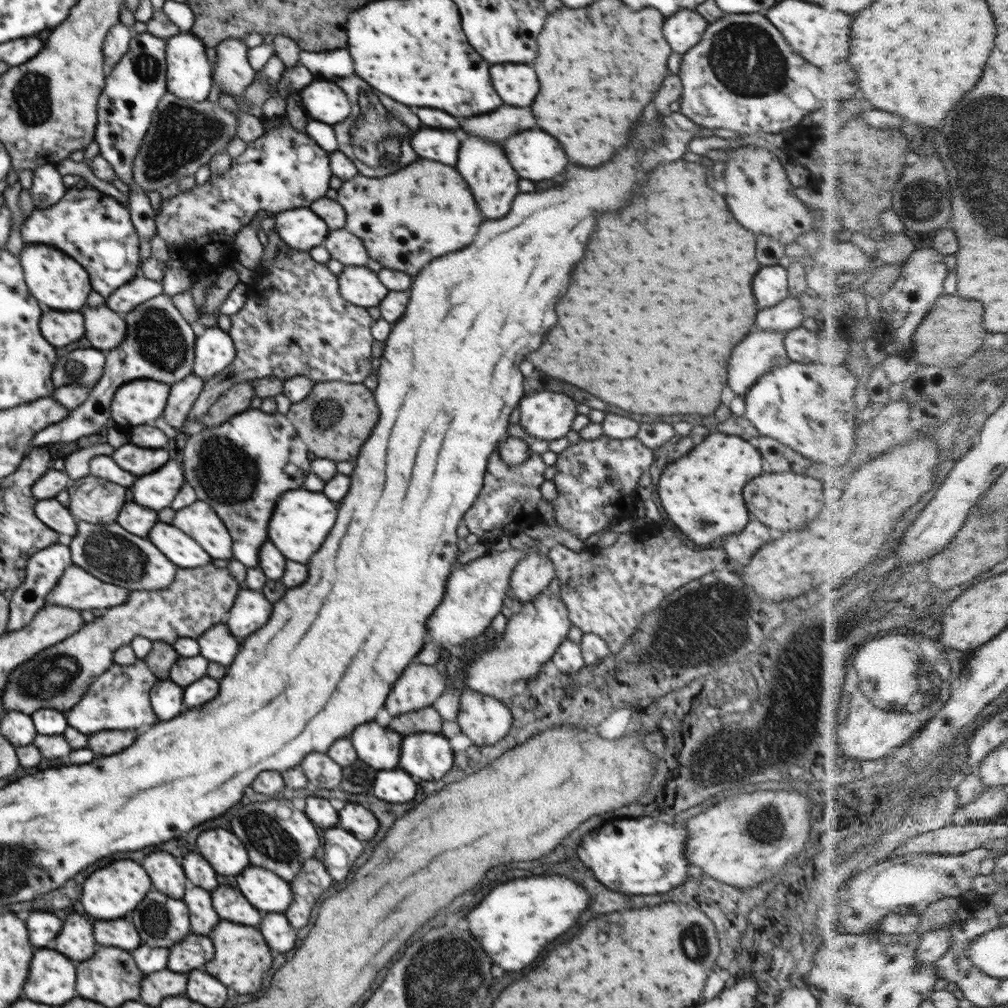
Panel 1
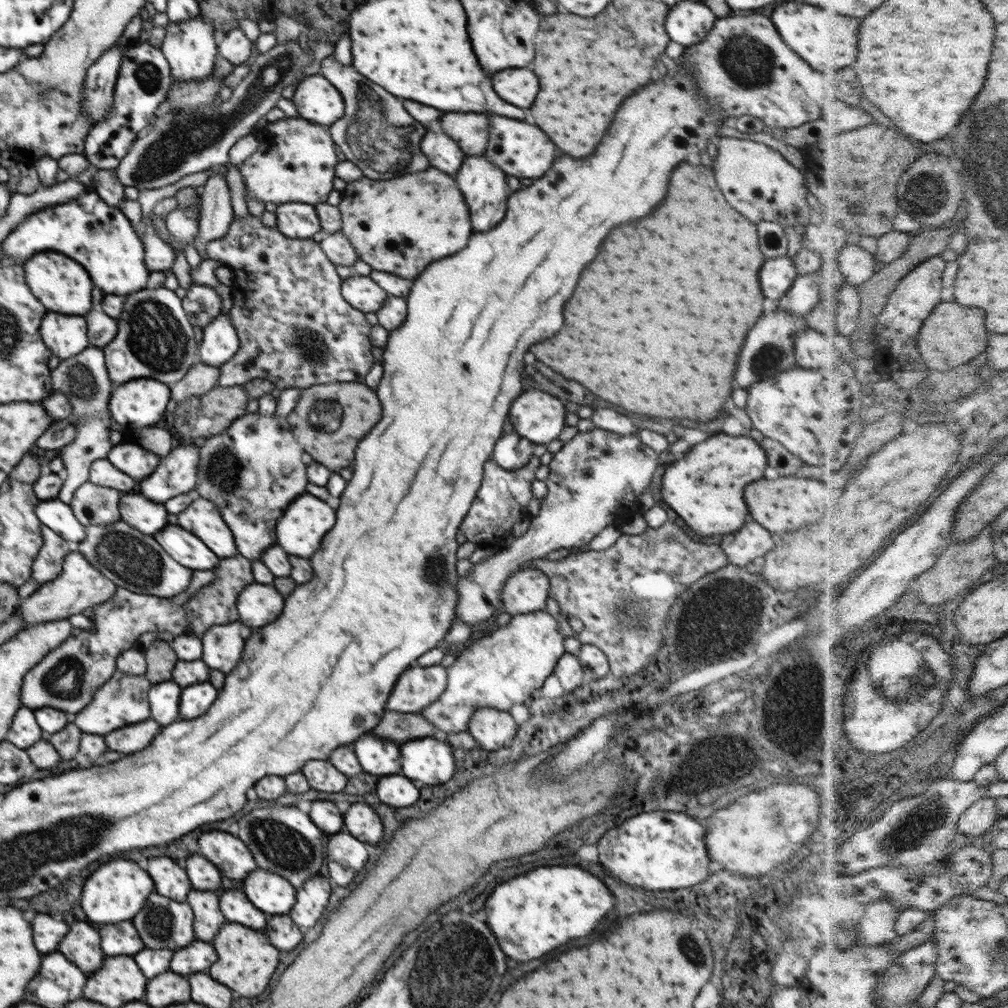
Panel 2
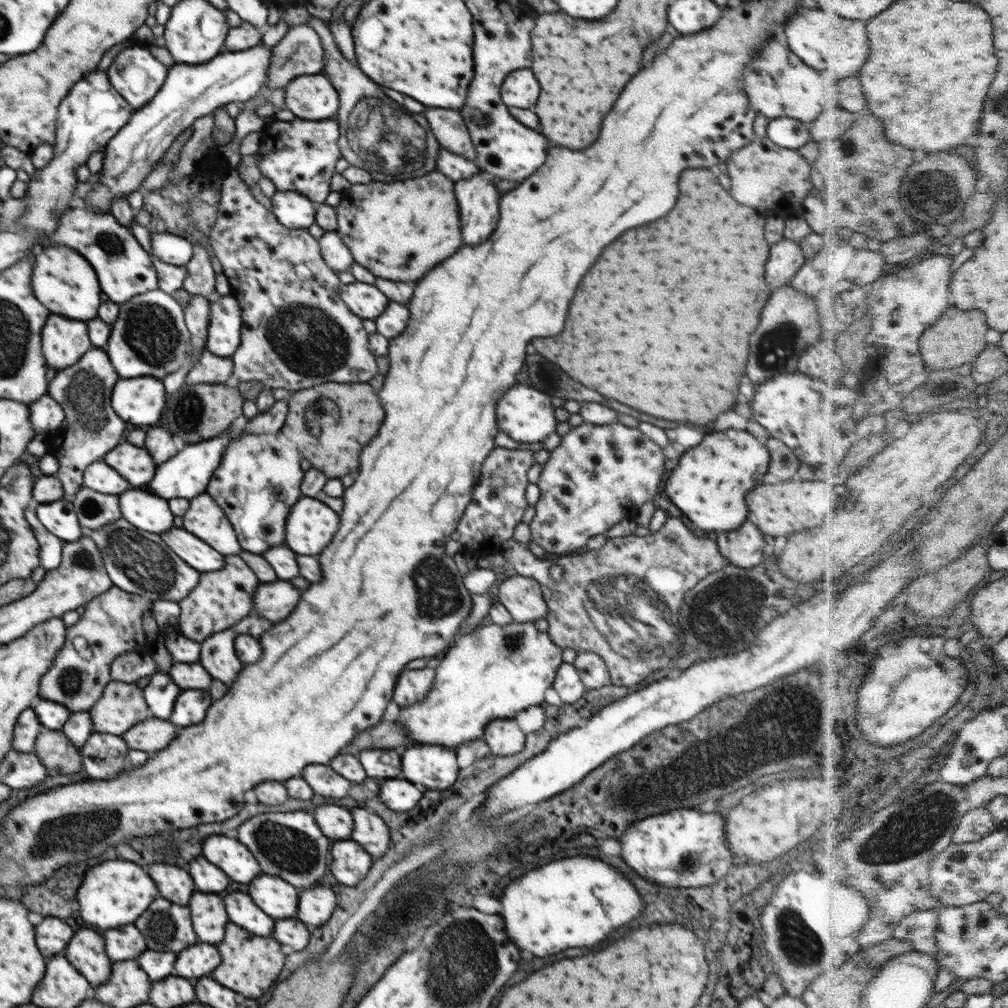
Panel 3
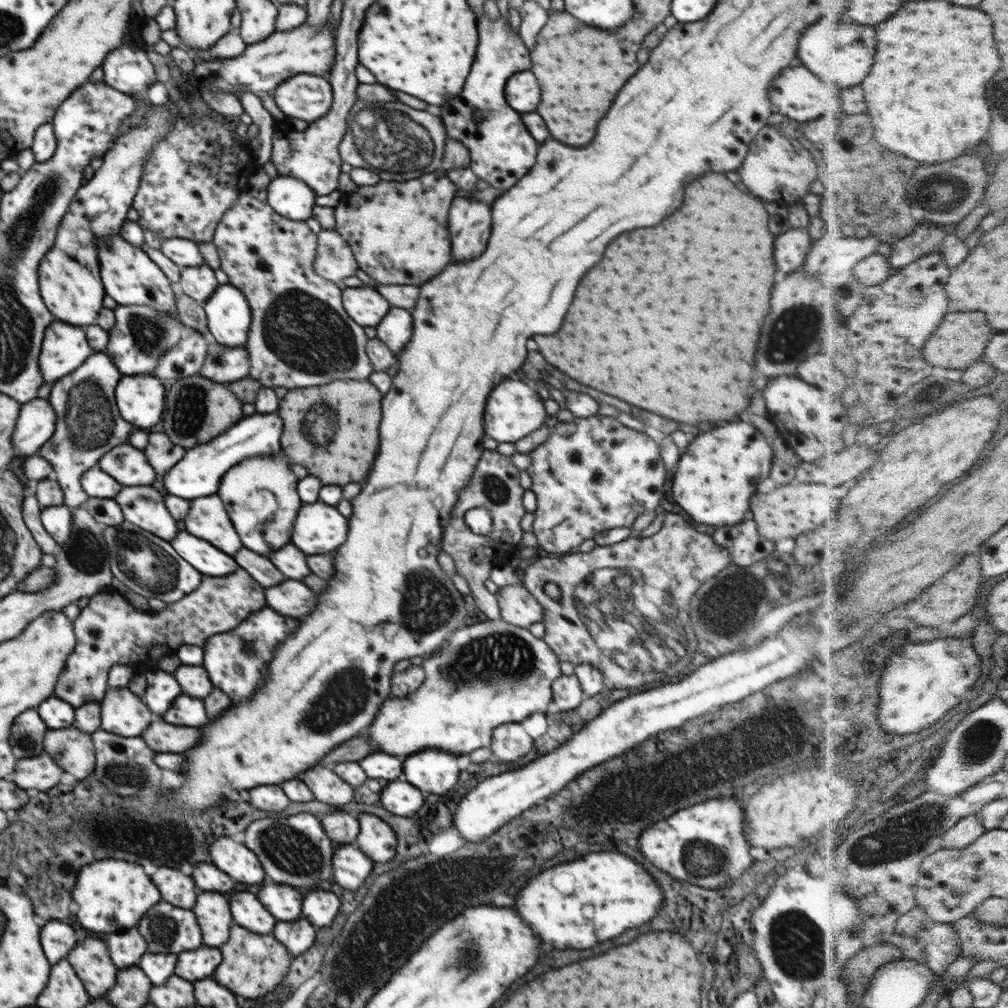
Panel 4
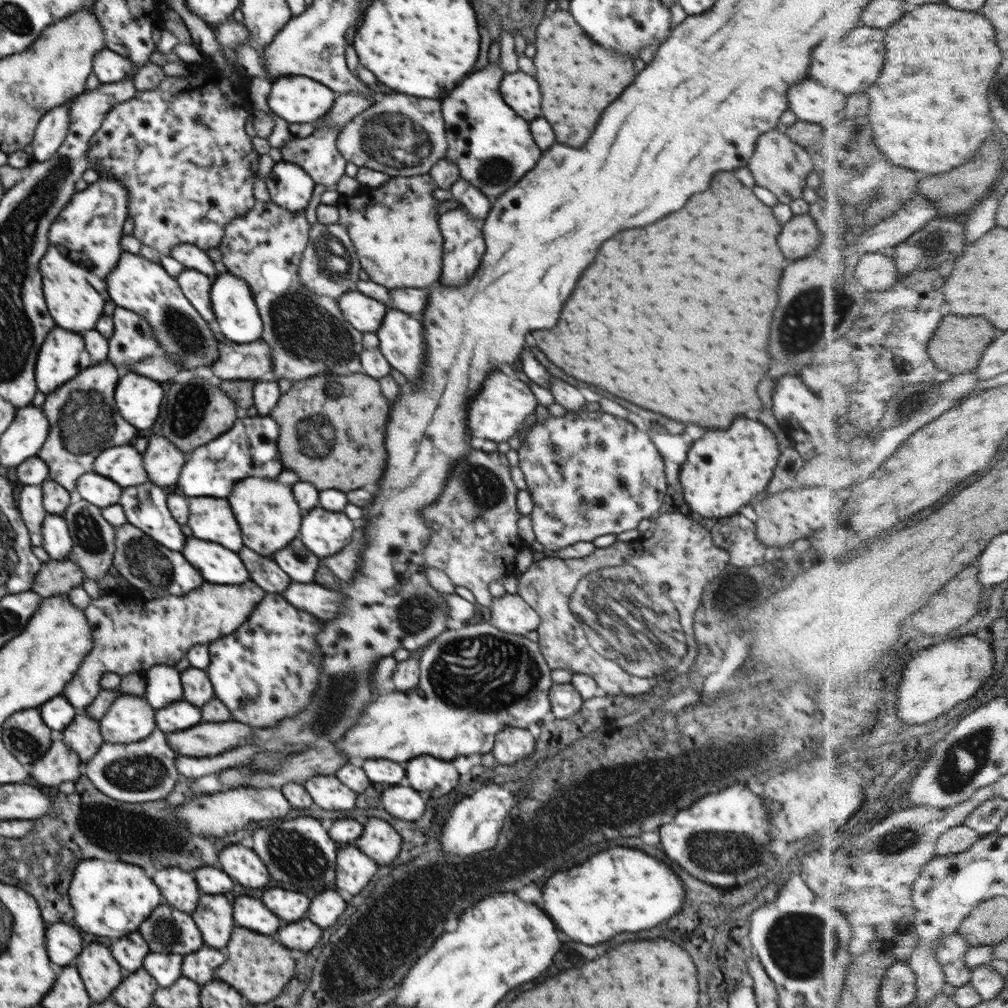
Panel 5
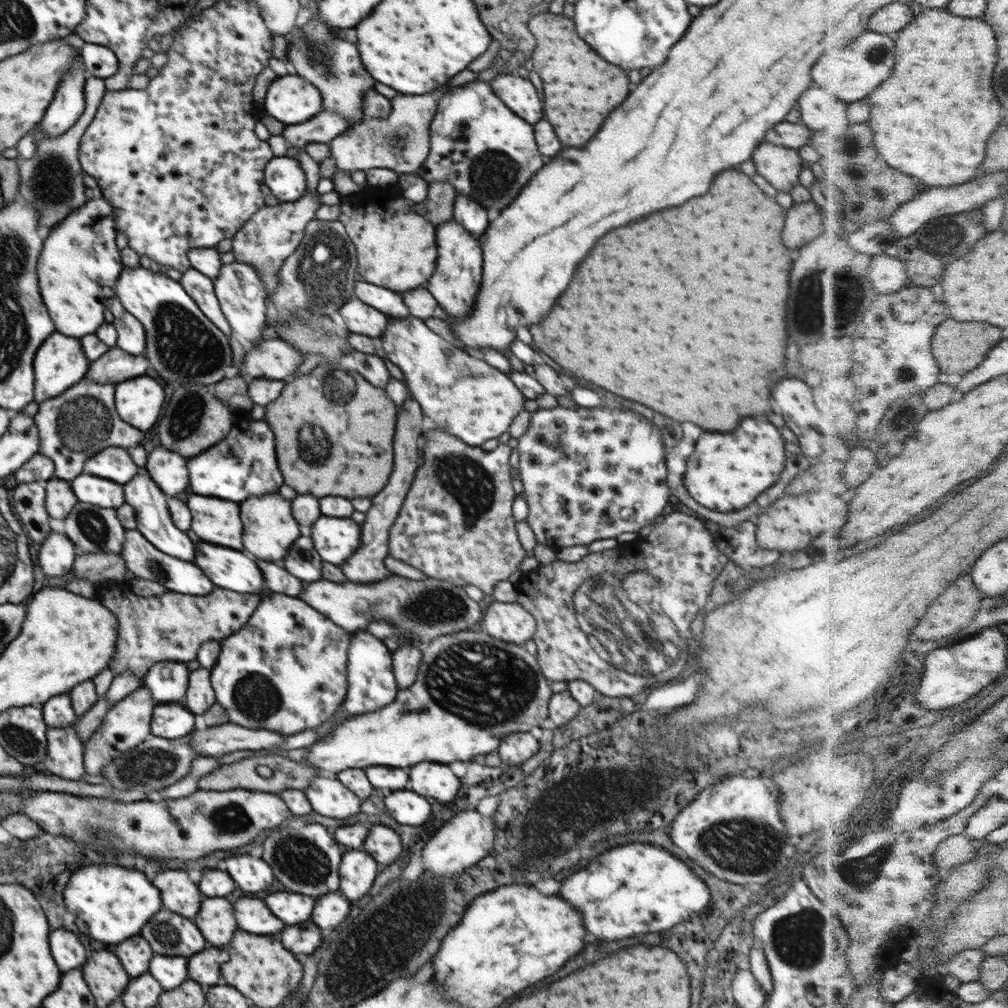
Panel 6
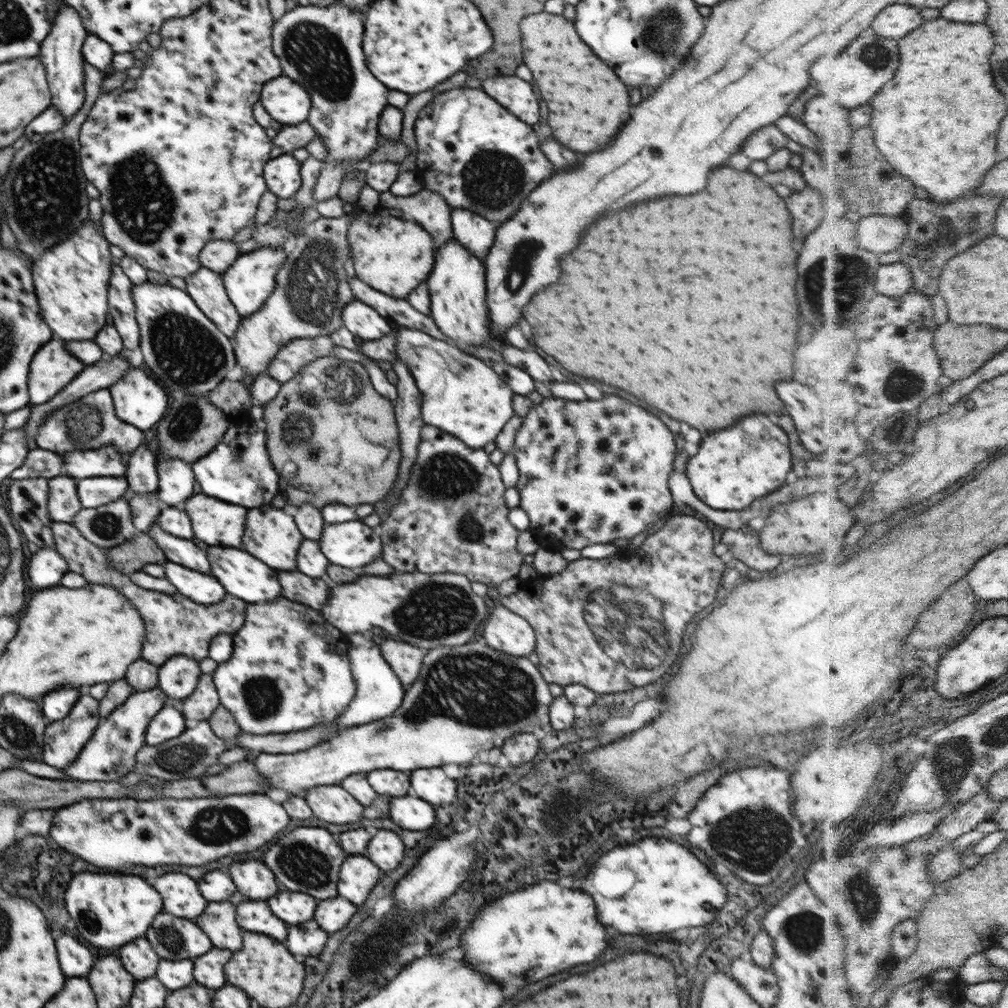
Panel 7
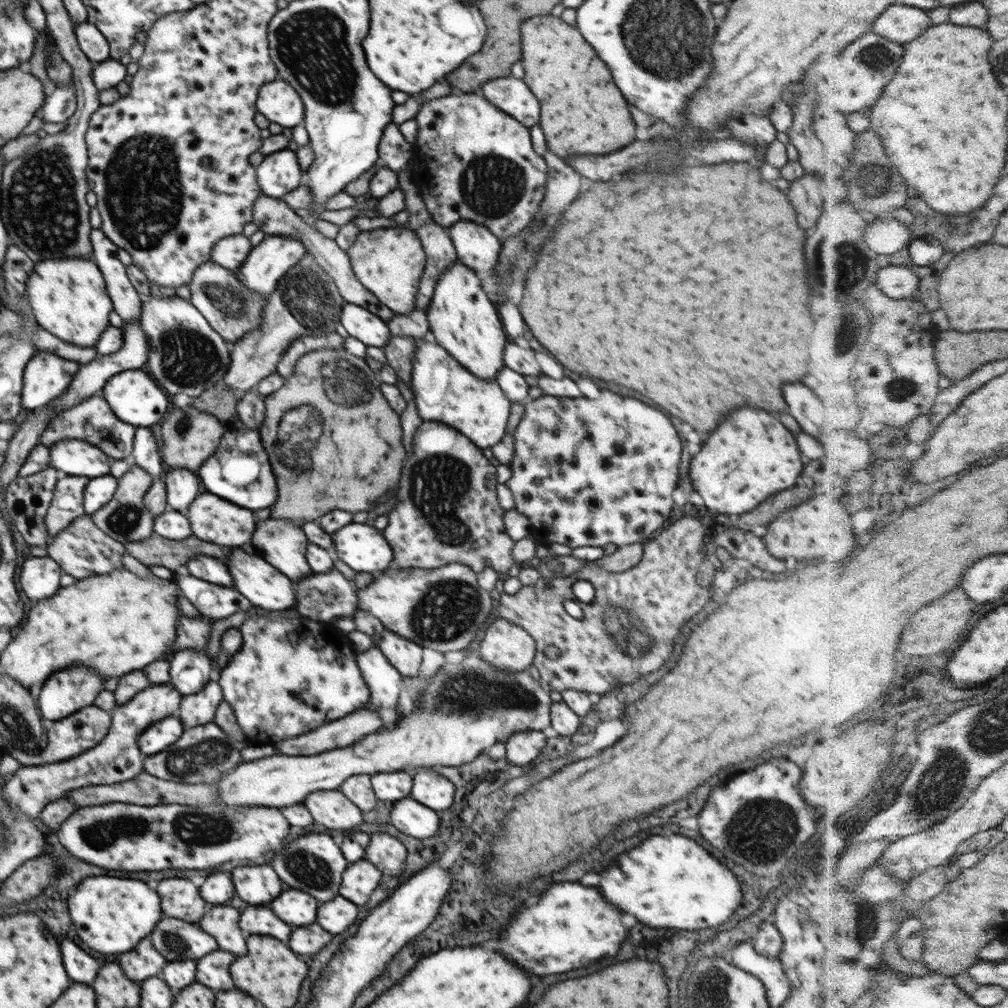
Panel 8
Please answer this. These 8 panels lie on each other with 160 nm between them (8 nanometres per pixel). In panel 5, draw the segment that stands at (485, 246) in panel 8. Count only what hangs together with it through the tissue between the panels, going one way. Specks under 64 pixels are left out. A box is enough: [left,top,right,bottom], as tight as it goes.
[448,178,491,223]

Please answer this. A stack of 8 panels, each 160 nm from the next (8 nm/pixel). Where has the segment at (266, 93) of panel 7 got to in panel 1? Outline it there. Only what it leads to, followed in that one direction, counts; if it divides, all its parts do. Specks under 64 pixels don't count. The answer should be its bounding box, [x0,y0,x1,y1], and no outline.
[298,77,350,125]

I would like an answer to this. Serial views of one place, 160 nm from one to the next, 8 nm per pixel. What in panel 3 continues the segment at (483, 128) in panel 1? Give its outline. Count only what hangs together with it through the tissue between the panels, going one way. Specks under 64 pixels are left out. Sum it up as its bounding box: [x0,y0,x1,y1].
[424,108,476,162]

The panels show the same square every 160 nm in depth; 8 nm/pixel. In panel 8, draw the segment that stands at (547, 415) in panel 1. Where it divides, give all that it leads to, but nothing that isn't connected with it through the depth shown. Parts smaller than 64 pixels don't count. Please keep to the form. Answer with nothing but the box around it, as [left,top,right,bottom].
[411,338,512,448]

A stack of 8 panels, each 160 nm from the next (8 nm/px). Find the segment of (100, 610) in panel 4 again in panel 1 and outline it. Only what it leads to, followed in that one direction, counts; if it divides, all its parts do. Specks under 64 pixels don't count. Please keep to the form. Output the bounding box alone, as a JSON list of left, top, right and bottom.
[2,558,247,715]

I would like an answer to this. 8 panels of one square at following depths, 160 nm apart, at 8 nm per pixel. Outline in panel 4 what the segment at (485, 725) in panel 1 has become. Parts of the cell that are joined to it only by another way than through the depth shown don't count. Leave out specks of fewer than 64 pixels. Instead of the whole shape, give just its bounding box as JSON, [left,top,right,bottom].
[491,723,534,762]

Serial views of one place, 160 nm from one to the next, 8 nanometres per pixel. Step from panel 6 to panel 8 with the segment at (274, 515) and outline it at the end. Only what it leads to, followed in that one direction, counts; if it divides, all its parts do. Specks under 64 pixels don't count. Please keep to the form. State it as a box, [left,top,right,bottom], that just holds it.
[248,518,312,582]

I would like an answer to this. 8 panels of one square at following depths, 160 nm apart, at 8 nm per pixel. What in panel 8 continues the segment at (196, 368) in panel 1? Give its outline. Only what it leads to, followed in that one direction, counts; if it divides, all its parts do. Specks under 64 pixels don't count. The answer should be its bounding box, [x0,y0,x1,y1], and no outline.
[235,235,308,298]

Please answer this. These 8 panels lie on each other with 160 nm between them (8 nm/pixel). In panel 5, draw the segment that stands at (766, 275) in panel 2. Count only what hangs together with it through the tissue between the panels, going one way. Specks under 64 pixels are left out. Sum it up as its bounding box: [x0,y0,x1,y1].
[778,213,823,260]

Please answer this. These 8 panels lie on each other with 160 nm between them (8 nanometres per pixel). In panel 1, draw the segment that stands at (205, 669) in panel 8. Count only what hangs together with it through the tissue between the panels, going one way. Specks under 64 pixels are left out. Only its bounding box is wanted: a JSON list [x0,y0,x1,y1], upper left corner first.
[151,678,184,721]

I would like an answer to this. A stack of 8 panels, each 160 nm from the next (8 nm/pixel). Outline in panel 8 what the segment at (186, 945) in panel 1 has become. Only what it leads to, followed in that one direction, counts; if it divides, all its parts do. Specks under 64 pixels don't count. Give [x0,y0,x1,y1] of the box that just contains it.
[196,950,236,990]

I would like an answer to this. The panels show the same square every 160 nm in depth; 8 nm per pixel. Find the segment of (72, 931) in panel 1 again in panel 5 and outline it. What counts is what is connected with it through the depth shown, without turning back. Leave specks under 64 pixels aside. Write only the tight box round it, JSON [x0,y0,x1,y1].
[76,944,126,1002]

